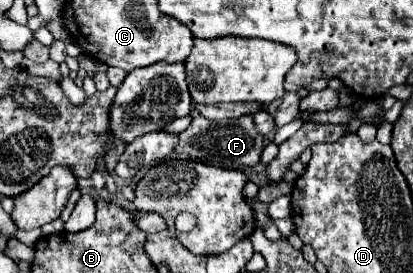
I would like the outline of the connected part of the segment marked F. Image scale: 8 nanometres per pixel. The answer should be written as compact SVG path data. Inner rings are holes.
M193 109L191 117L193 117L193 123L181 133L181 141L175 149L175 155L179 159L201 161L207 165L217 165L217 167L227 167L227 169L253 167L261 161L265 137L257 131L253 115L241 115L241 117L233 117L233 119L211 121L211 119L203 117L197 109Z

